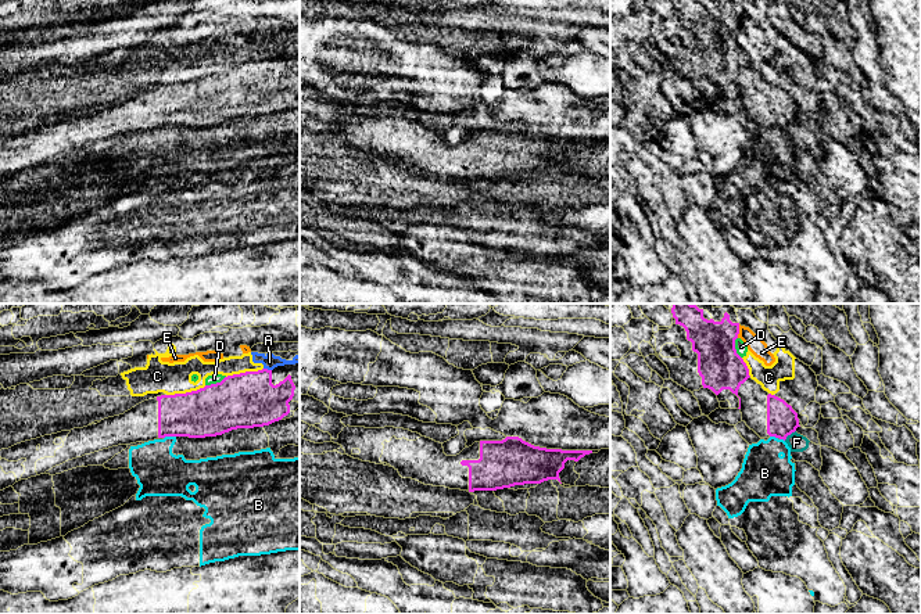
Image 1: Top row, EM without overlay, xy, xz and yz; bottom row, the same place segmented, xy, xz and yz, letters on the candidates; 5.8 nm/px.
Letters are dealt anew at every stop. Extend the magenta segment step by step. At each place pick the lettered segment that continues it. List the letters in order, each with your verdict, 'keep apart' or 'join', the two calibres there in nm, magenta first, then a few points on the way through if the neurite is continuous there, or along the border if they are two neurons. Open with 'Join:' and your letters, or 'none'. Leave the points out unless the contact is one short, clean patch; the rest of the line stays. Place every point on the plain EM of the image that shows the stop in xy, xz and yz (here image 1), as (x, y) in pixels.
Join: none
A: keep apart | 320/90 nm
B: keep apart | 280/280 nm | along xy (175, 125), (164, 128)
C: keep apart | 300/180 nm
D: keep apart | 320/60 nm
E: keep apart | 260/100 nm
F: keep apart | 180/100 nm | along yz (795, 119), (784, 129)

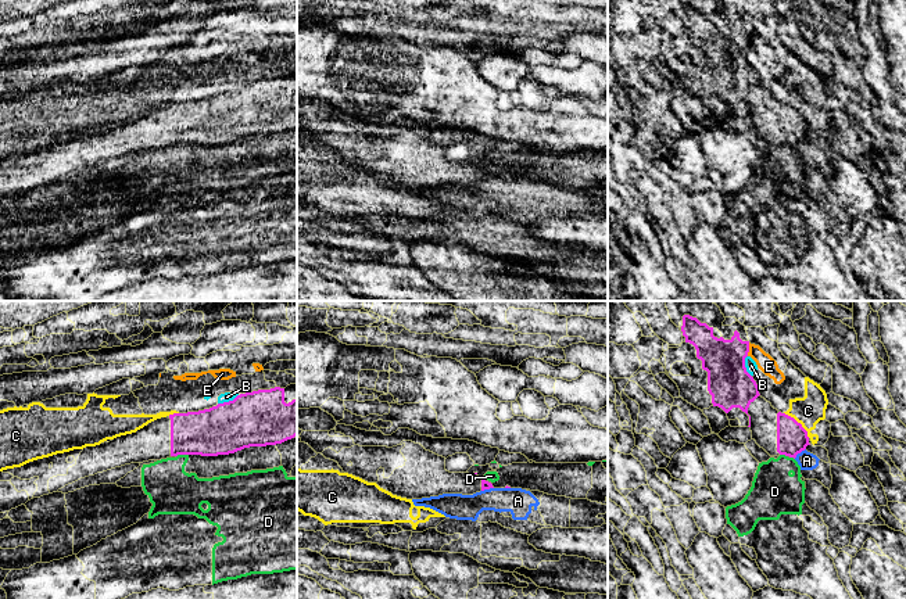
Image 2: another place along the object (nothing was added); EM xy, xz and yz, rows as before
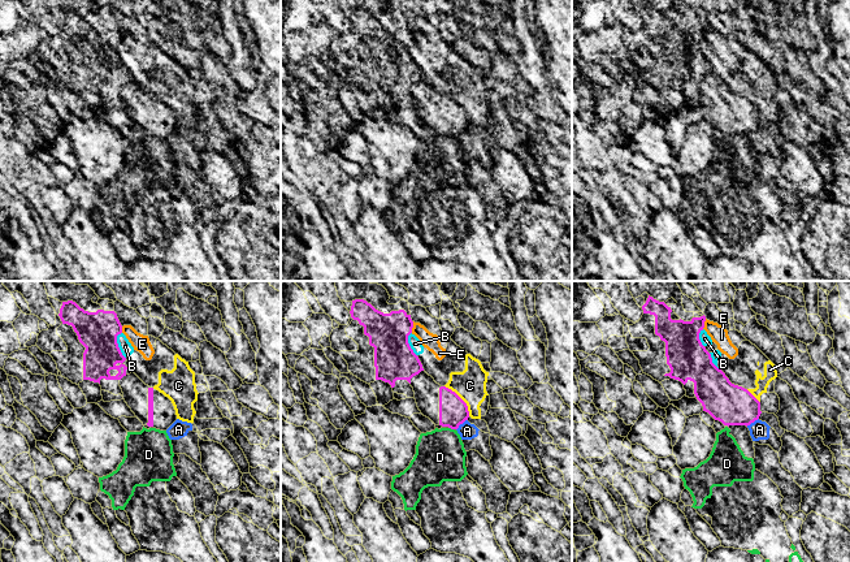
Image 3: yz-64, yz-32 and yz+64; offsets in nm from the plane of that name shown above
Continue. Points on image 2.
Join: none
A: keep apart | 180/100 nm | along yz (805, 137), (794, 147)
B: keep apart | 320/60 nm
C: keep apart | 180/170 nm | along yz (784, 101), (792, 106), (809, 126)
D: keep apart | 280/280 nm | along xy (187, 143), (176, 146)
E: keep apart | 260/100 nm

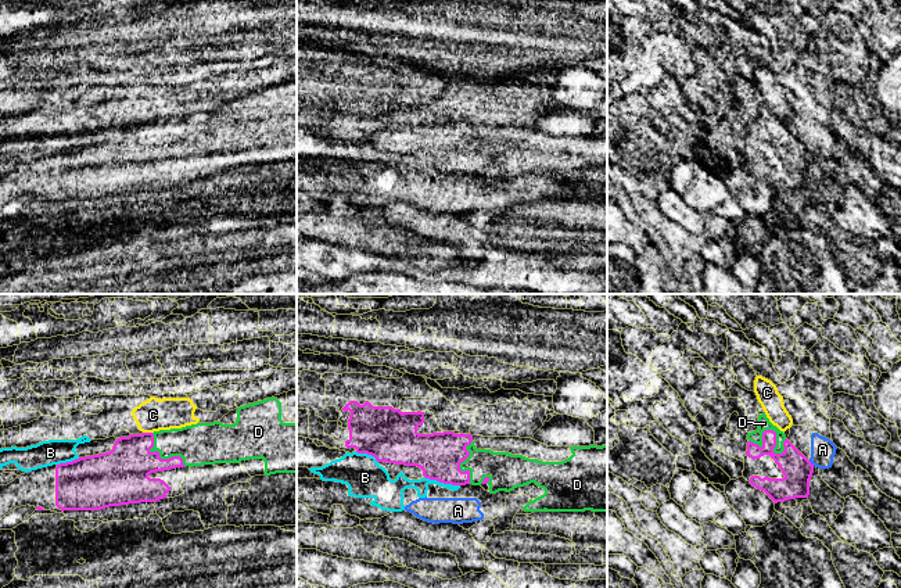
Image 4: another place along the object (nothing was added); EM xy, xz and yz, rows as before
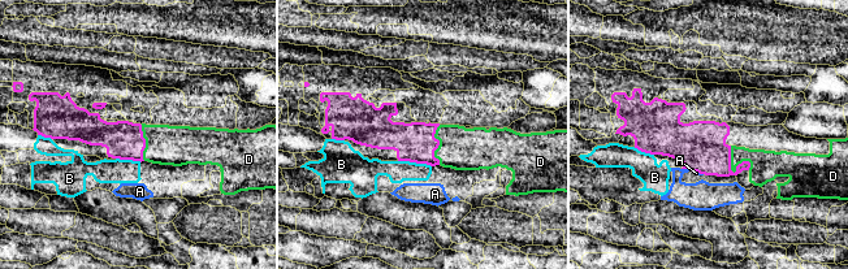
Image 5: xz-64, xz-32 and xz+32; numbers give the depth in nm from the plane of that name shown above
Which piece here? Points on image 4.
Join: D
A: keep apart | 170/140 nm | along yz (808, 150), (814, 154)
B: keep apart | 260/90 nm
C: keep apart | 280/190 nm | along xy (143, 121), (151, 122)
D: join | 170/70 nm

